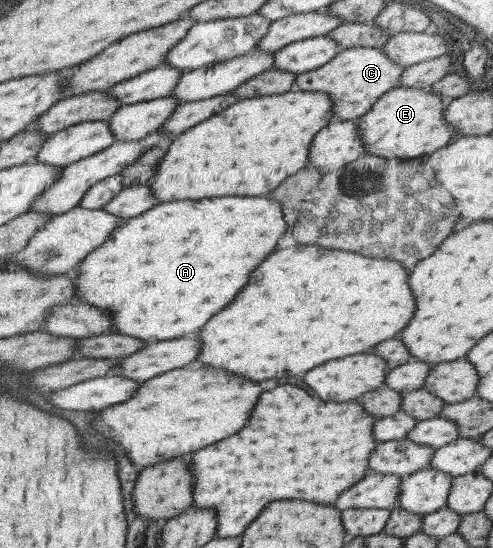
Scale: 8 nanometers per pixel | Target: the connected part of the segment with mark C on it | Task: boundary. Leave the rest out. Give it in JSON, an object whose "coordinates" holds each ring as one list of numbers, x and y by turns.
{"coordinates":[[352,47,341,49,328,63,310,71,302,71,294,78,293,89,307,92,326,92,331,109,331,120,356,120,389,89,398,84,402,70,391,62,380,49]]}

